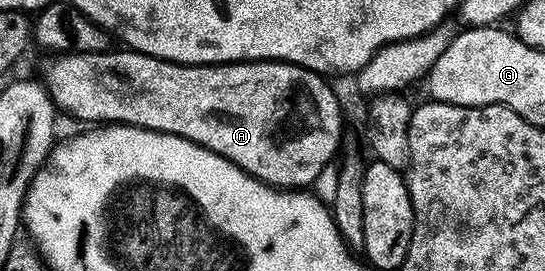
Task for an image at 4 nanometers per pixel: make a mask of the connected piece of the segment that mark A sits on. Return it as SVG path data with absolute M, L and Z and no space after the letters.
M110 49L99 53L87 53L86 51L70 51L49 57L41 67L40 82L49 90L54 104L62 112L74 115L77 119L86 119L89 125L108 125L110 123L126 123L132 127L146 127L152 131L162 131L183 137L187 141L197 143L209 151L222 155L227 161L231 161L239 169L246 171L251 177L255 177L260 183L278 189L305 189L313 185L323 172L325 166L334 162L338 154L337 146L341 143L341 107L337 104L337 95L324 83L322 76L316 71L308 71L306 67L300 67L294 63L279 63L276 61L246 61L243 63L214 63L212 65L190 65L187 63L168 63L165 59L156 59L150 55L144 55L138 51L128 49Z

